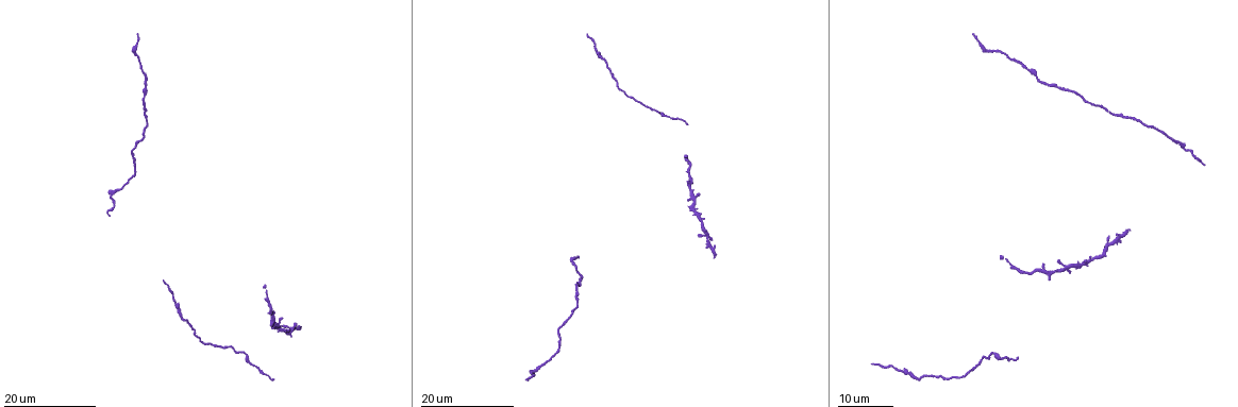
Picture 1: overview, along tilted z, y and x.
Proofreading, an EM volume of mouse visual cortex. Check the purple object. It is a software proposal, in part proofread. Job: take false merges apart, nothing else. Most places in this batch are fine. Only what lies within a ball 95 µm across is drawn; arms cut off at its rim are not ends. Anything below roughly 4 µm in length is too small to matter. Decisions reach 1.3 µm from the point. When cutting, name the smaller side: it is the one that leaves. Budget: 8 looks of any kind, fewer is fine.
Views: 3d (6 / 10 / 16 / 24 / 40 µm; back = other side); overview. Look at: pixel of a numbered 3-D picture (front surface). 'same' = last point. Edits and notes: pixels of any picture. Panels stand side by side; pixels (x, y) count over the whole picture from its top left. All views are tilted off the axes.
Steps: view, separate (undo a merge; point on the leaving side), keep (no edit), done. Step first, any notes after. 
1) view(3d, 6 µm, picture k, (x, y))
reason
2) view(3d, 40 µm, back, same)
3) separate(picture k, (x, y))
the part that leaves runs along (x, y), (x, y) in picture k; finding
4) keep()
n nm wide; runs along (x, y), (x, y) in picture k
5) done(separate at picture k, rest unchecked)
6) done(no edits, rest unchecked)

view(3d, 16 µm, picture 1, (1022, 273))

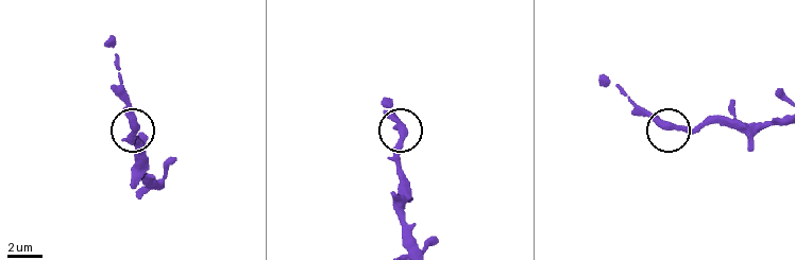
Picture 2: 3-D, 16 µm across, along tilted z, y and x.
view(3d, 10 µm, picture 2, (663, 127))

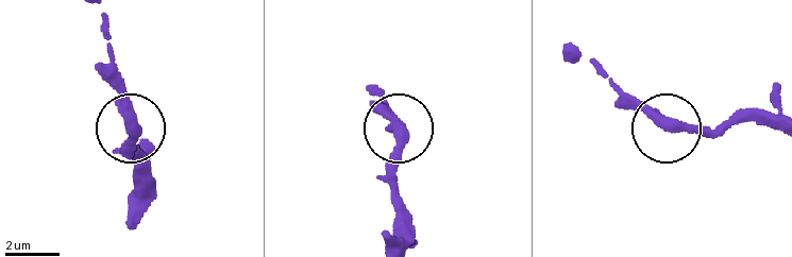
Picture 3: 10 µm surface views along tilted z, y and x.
keep()
continuous, no second neuron

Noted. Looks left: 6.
view(3d, 24 µm, picture 1, (993, 354))

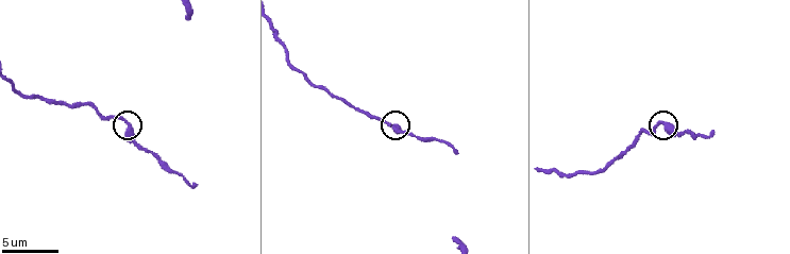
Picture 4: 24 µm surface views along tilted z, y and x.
view(3d, 6 µm, picture 4, (123, 119))

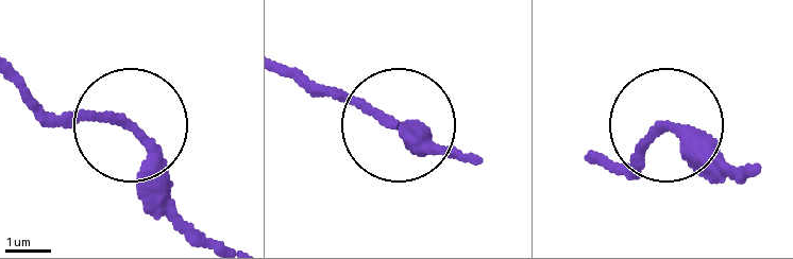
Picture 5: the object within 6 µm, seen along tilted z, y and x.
keep()
220 nm wide; all the same neuron

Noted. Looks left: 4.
view(3d, 24 µm, picture 1, (145, 97))
sudden change in width

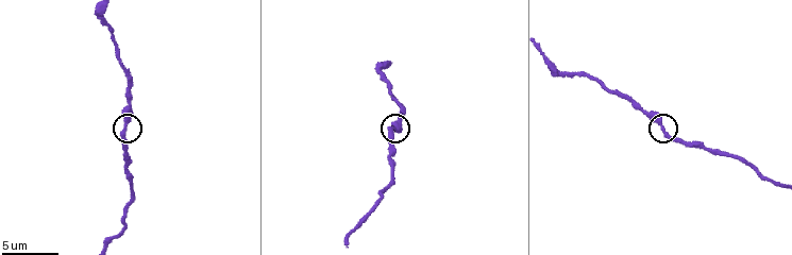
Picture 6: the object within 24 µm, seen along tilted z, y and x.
view(3d, 6 µm, picture 6, (122, 131))

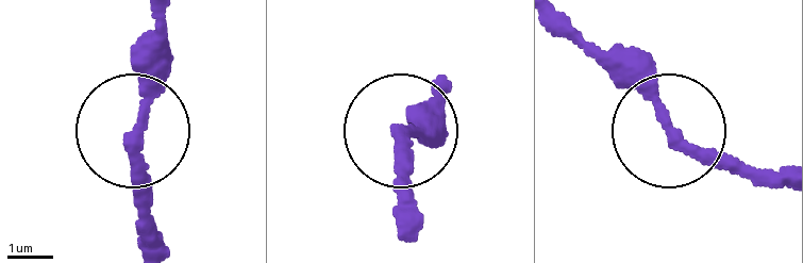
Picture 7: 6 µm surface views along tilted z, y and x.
view(3d, 6 µm, back, picture 7, (407, 130))

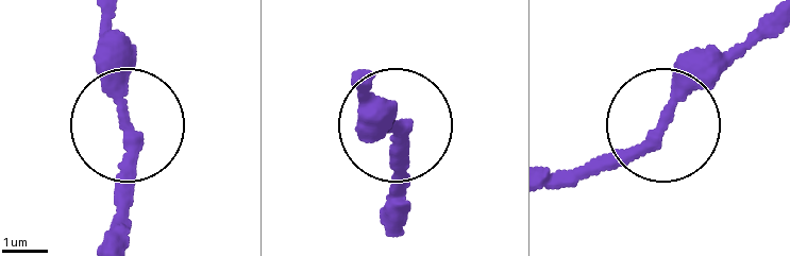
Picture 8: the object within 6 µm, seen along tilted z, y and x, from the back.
keep()
240 nm wide; runs along (396, 187), (387, 111), (360, 89) in picture 8; one neuron here

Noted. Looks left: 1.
done(no edits, rest unchecked)

